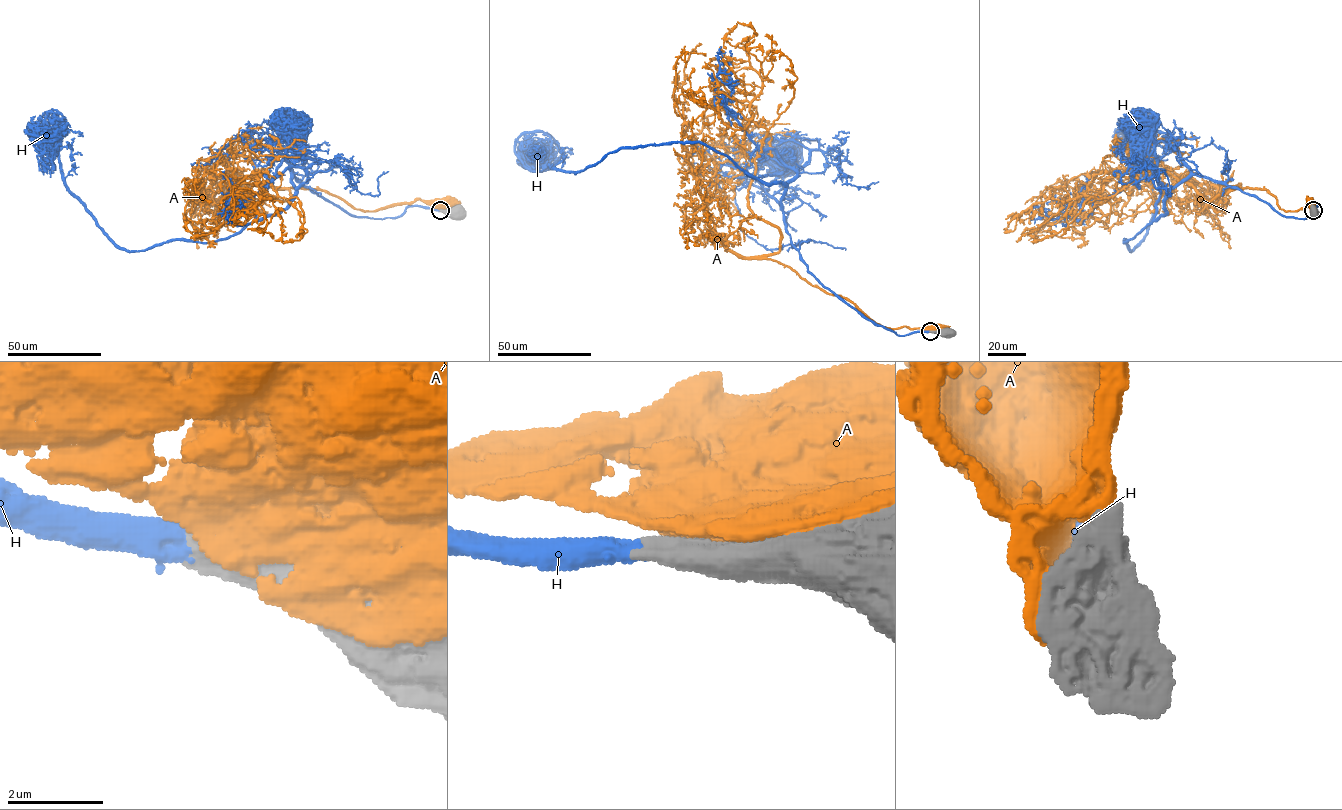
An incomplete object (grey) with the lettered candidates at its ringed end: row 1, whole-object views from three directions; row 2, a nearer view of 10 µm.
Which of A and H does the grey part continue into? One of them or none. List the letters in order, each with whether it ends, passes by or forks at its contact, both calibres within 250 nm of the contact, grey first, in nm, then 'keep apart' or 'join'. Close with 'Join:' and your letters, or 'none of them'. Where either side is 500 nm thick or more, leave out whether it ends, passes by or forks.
A: 650 nm thick on the grey side, 850 nm on the other; keep apart
H: 600 nm thick on the grey side, 500 nm on the other; join
Join: H

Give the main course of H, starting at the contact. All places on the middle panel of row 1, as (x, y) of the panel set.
H: (930, 331), (898, 335), (825, 288), (786, 228), (785, 185), (699, 142), (619, 147), (576, 172), (539, 153)

